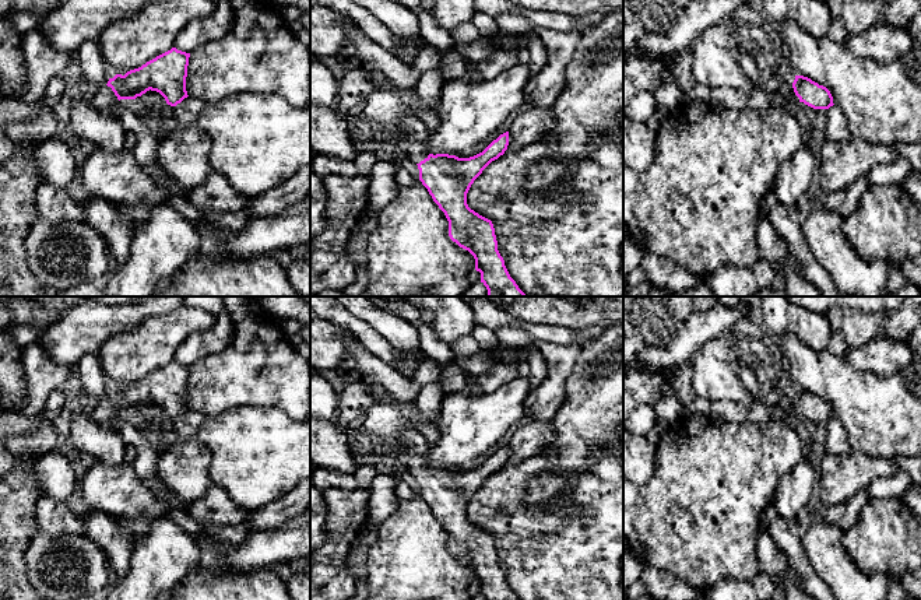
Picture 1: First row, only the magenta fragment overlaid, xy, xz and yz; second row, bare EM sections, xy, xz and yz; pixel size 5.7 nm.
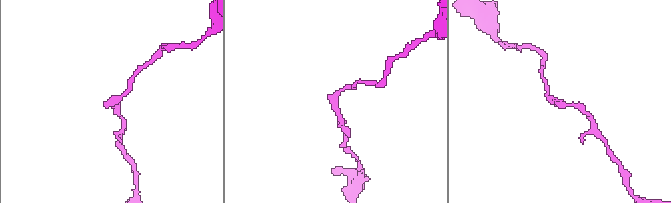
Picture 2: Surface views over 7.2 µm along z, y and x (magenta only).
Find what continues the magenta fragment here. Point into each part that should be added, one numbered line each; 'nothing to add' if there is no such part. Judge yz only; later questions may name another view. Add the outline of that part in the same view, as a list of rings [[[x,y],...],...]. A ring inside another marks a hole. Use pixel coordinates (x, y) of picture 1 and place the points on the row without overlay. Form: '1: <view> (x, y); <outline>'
1: yz (779, 413); [[[792,404],[790,408],[781,408],[780,406],[769,406],[769,410],[776,421],[781,421],[785,417],[794,415],[799,417],[799,411]]]

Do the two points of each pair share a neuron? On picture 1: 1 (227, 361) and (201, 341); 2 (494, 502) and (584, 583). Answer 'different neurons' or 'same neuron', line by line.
1: different neurons
2: same neuron

